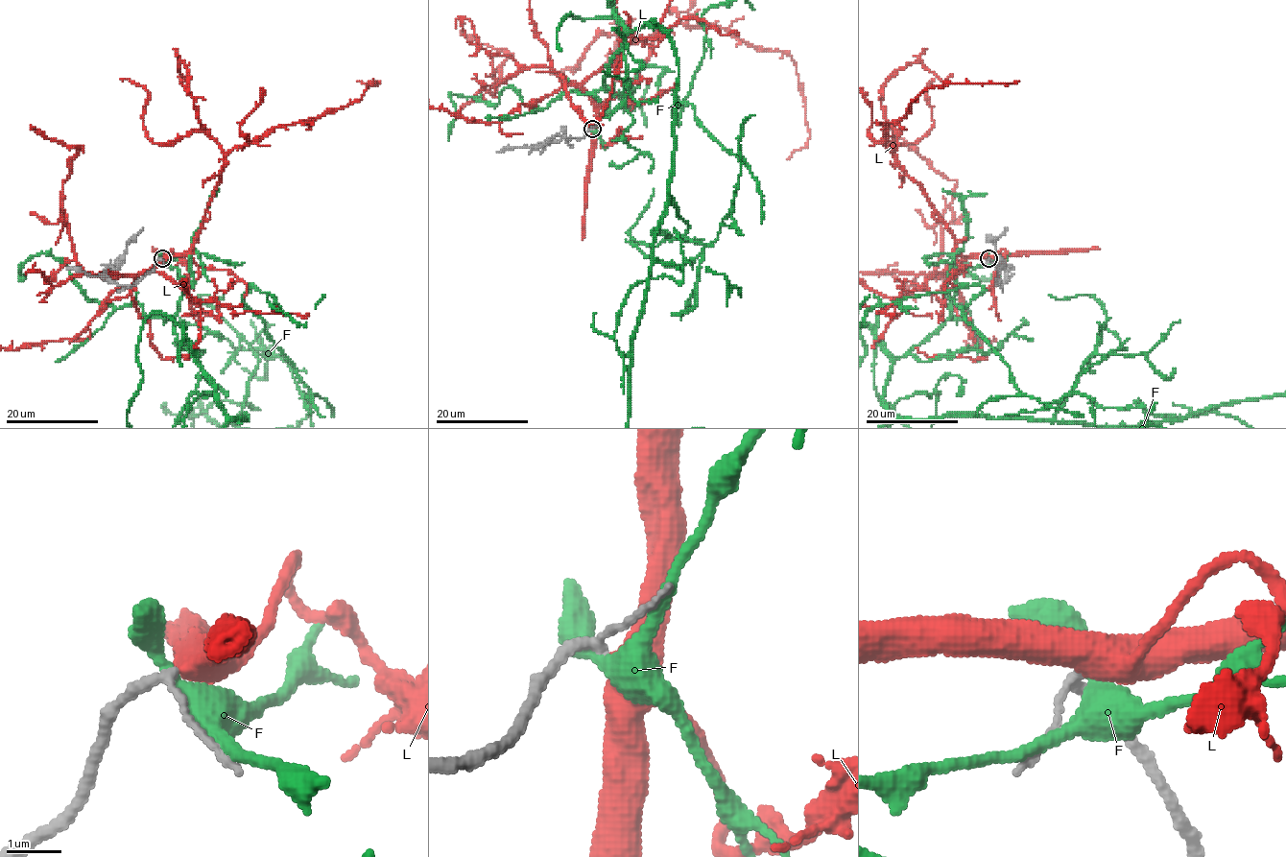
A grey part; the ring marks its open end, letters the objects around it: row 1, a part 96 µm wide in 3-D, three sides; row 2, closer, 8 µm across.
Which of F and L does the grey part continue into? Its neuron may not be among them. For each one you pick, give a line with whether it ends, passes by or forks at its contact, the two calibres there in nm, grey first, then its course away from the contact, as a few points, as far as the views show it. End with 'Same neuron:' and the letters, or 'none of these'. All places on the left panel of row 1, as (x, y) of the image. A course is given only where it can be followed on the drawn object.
L: it passes by; calibres 160 and 440 nm; course (161, 258), (188, 250), (228, 153), (275, 127), (332, 112), (362, 96), (370, 83), (379, 83), (357, 80)
Same neuron: L

